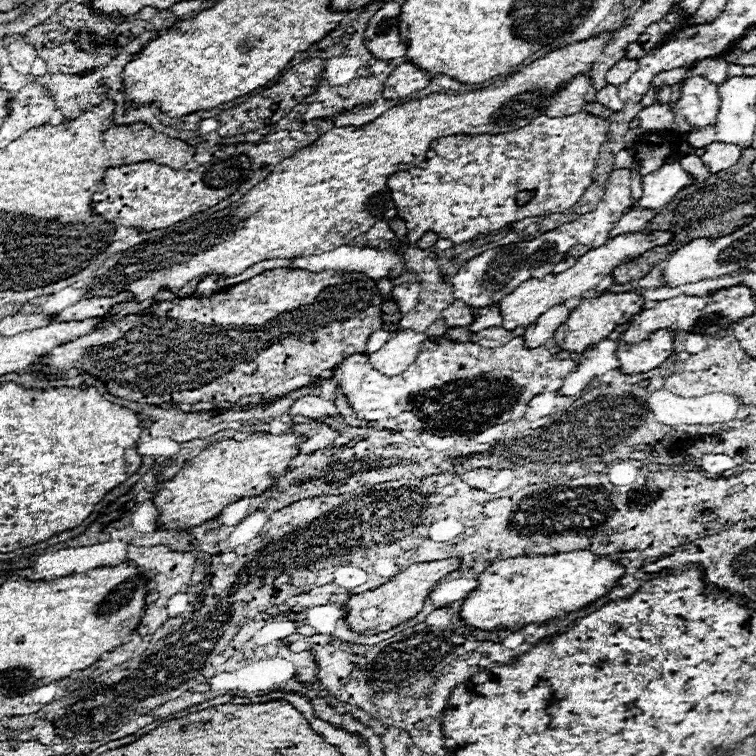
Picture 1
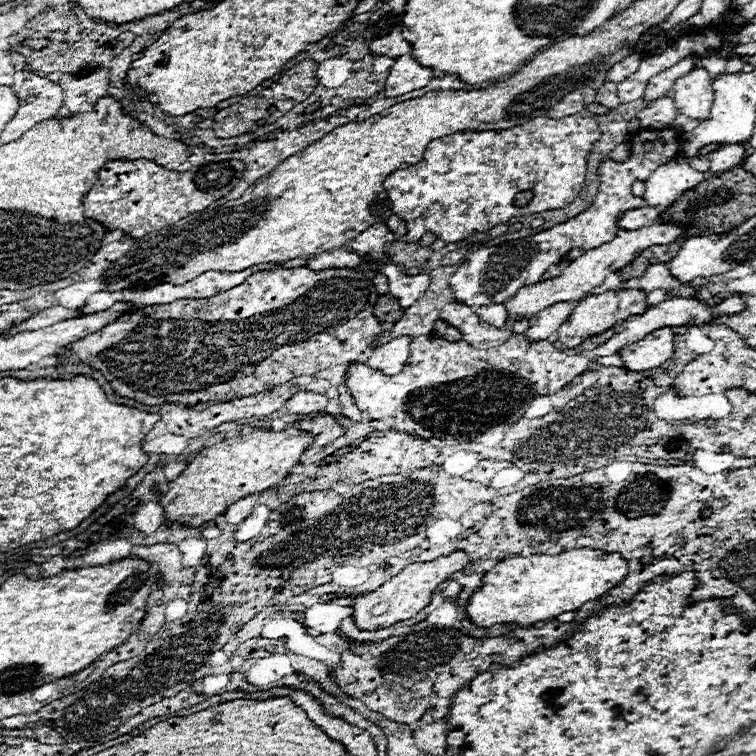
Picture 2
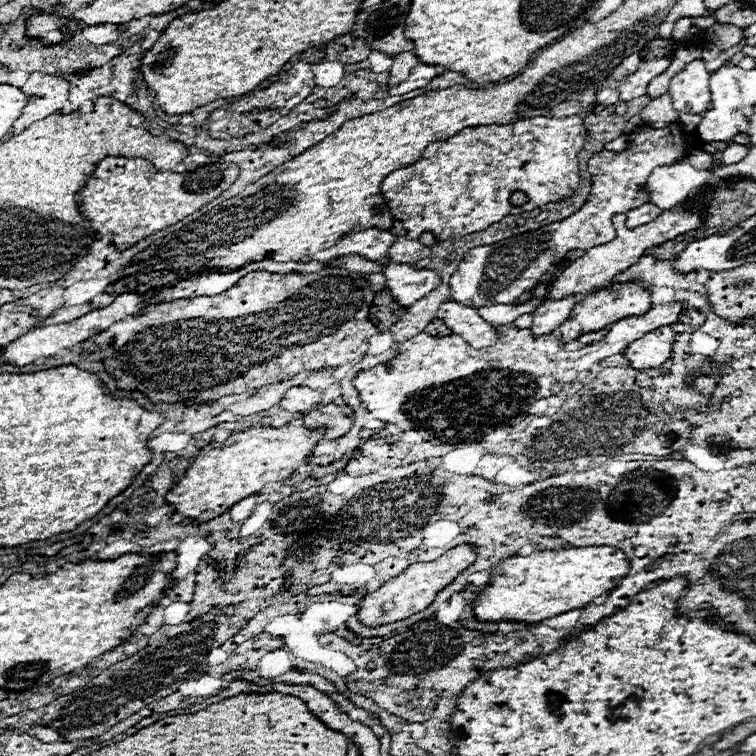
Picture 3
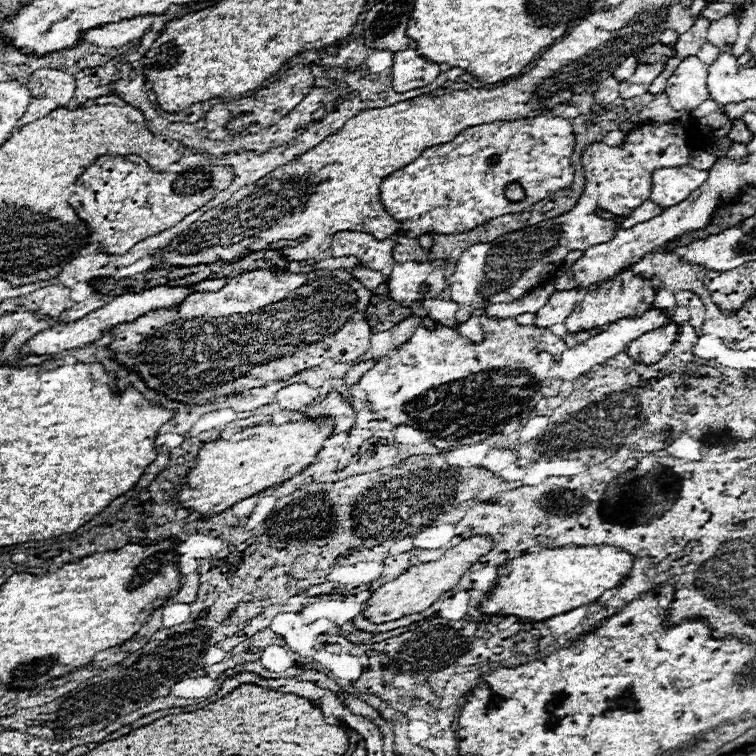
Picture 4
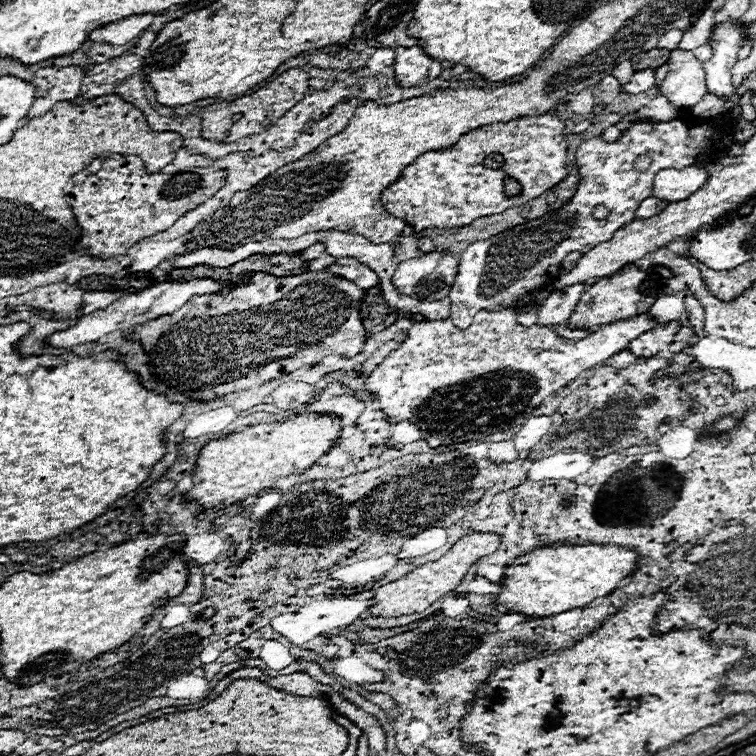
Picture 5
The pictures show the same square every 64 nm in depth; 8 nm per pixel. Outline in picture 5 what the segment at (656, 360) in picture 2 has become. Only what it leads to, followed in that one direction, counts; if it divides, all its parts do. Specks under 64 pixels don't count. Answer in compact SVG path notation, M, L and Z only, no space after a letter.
M668 322L668 324L660 324L648 332L644 332L642 336L638 336L636 340L632 340L628 344L628 350L636 356L636 358L654 358L660 352L666 352L668 346L674 342L674 336L678 334L682 322Z

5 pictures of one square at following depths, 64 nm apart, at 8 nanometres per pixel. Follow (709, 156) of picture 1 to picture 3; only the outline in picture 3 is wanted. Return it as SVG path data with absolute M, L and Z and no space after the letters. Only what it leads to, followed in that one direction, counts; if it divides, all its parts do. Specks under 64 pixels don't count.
M731 143L724 152L714 154L714 162L712 162L710 170L716 170L720 164L736 164L736 162L740 162L746 154L748 154L748 146Z

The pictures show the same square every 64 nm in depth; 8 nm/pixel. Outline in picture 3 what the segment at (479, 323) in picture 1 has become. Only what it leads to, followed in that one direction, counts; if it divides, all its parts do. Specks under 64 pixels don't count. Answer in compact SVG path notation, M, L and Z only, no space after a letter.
M538 284L536 286L536 296L532 302L528 304L520 304L520 306L510 306L510 304L494 304L494 306L482 306L478 308L476 312L492 326L504 326L504 324L510 324L516 316L524 314L524 312L534 312L540 302L542 302L542 296L546 294L546 286L544 284Z

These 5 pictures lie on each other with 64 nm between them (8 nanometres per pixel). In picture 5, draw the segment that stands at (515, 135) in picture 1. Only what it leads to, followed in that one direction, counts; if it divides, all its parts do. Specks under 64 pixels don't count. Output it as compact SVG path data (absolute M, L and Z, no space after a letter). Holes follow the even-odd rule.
M524 116L510 122L496 122L476 128L460 136L456 146L446 150L432 150L418 156L390 188L382 192L382 204L392 216L402 218L416 232L426 228L450 230L468 226L480 216L500 214L508 208L524 206L528 200L552 190L568 176L566 156L566 124L558 116ZM500 154L504 158L498 170L486 168L484 158ZM504 178L514 178L522 186L522 194L508 198L504 194Z

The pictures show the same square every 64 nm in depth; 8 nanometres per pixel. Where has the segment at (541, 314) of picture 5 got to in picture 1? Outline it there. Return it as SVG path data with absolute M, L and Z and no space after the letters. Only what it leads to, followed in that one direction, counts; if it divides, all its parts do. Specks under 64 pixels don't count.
M558 304L556 308L550 308L542 316L538 316L536 322L532 322L532 324L526 326L526 332L524 332L524 344L526 344L526 348L538 348L538 346L546 344L554 336L556 328L568 316L570 316L570 310L564 304Z

